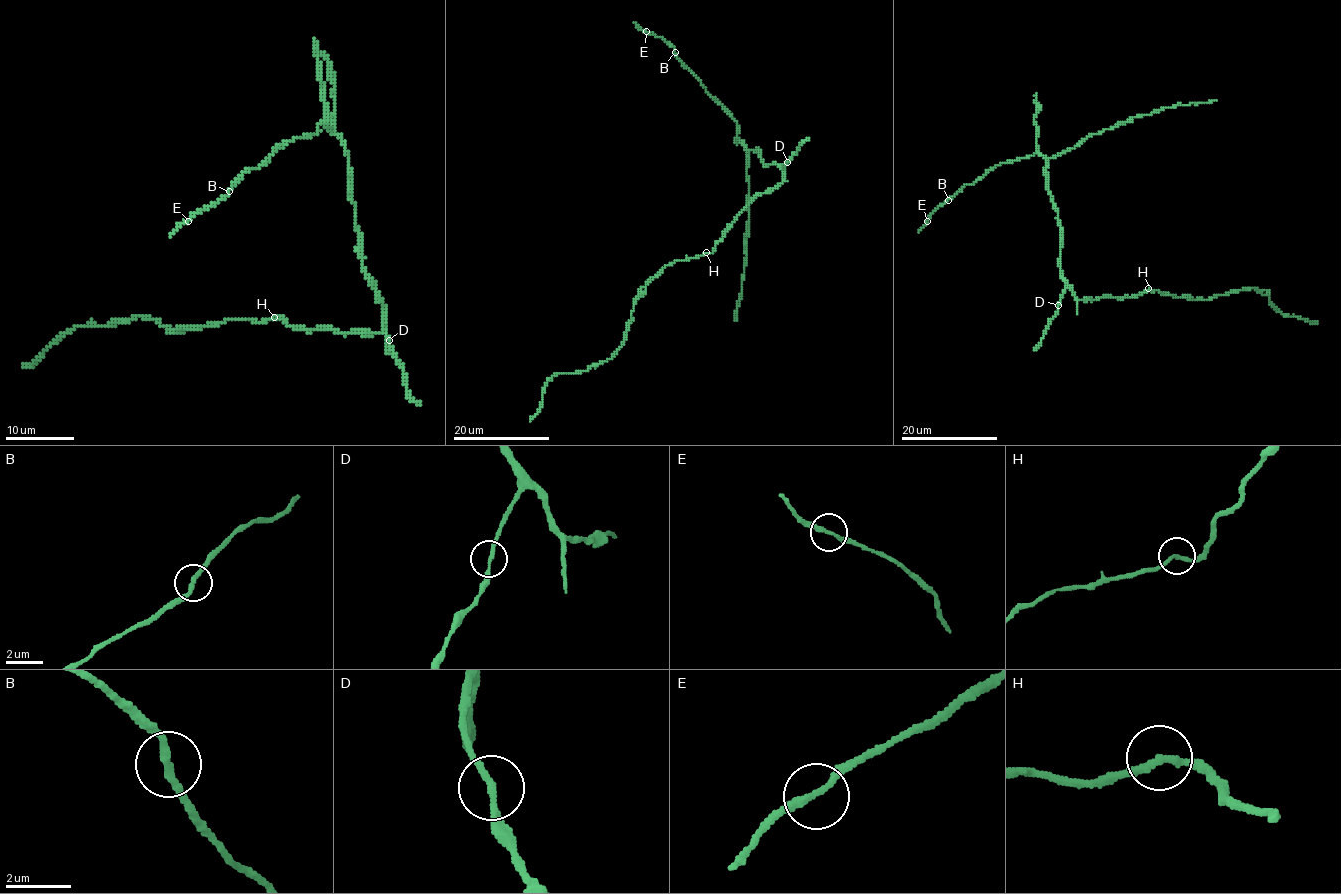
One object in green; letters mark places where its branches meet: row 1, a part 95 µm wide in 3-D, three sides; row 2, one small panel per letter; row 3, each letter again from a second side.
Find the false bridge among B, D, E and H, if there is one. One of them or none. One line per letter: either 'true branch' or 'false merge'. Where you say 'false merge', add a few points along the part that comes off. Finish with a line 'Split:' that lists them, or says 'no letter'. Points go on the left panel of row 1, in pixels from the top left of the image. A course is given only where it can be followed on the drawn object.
B: true branch
D: true branch
E: true branch
H: true branch
Split: no letter

